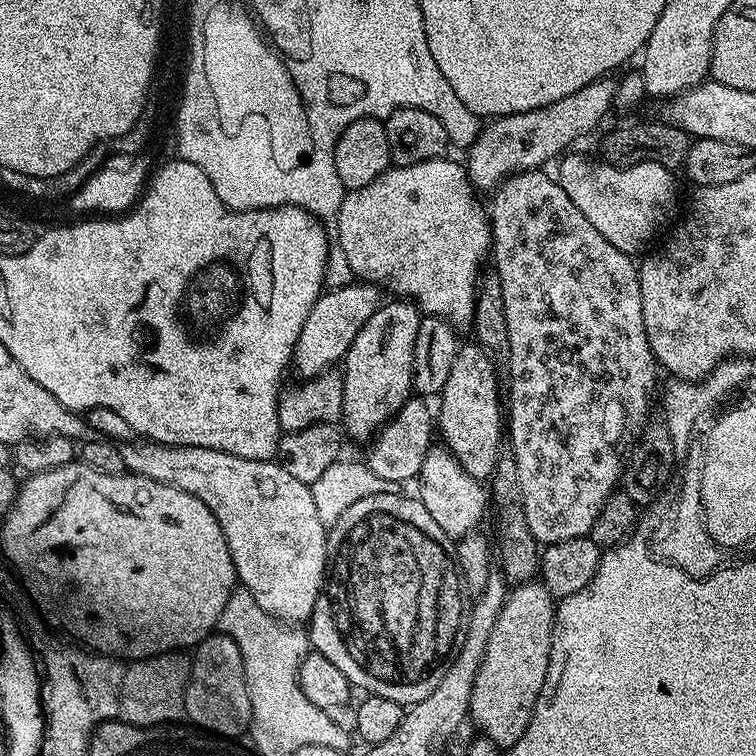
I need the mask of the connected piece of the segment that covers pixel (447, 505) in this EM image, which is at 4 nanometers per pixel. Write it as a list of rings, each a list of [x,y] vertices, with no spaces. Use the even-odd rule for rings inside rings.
[[[440,442],[433,443],[422,461],[422,470],[418,477],[418,499],[434,517],[434,522],[438,522],[441,530],[453,538],[477,531],[484,515],[487,512],[489,515],[490,512],[490,492],[485,481],[466,474],[458,458],[454,458],[452,451]]]

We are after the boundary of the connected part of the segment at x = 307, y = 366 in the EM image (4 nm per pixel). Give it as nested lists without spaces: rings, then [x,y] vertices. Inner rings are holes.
[[[353,282],[341,288],[325,291],[316,299],[302,326],[302,334],[298,334],[296,349],[292,352],[294,372],[296,368],[300,378],[317,376],[343,361],[362,326],[366,326],[368,319],[380,307],[382,297],[379,290],[381,291],[372,282]]]

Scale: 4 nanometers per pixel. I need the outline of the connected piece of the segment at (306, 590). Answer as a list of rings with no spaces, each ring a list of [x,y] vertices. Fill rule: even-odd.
[[[147,438],[123,441],[119,450],[127,471],[136,476],[166,482],[206,502],[208,509],[218,518],[230,546],[237,581],[250,590],[250,594],[254,594],[254,600],[258,606],[262,606],[262,610],[266,610],[274,619],[292,626],[311,621],[314,606],[324,591],[328,571],[328,528],[326,521],[318,518],[318,506],[314,506],[309,485],[298,482],[298,478],[294,478],[294,474],[290,474],[290,470],[275,459],[238,458],[238,454],[226,454],[222,450],[157,444]]]

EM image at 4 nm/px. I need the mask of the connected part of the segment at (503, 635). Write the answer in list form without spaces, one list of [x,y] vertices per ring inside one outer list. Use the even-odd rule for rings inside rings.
[[[542,582],[515,585],[504,601],[498,622],[494,622],[494,630],[490,630],[468,710],[471,723],[476,723],[501,750],[512,748],[530,726],[538,694],[542,694],[542,682],[546,682],[556,606],[557,601]]]

